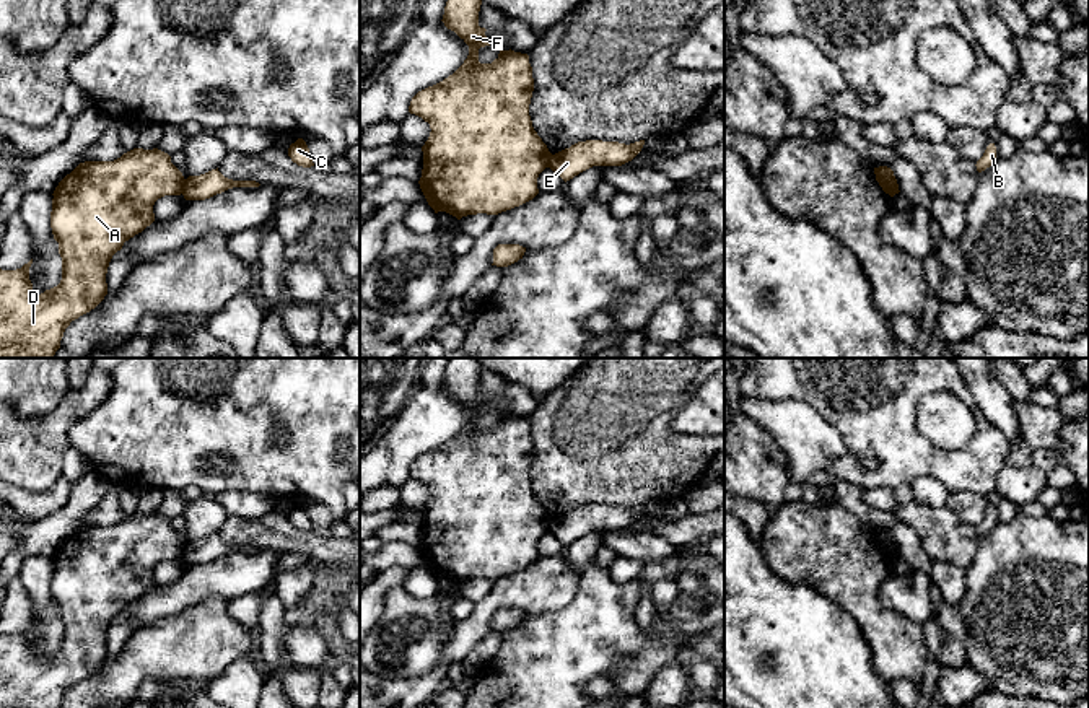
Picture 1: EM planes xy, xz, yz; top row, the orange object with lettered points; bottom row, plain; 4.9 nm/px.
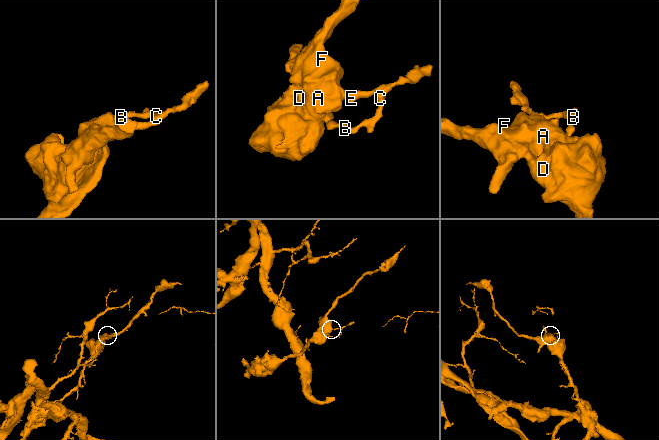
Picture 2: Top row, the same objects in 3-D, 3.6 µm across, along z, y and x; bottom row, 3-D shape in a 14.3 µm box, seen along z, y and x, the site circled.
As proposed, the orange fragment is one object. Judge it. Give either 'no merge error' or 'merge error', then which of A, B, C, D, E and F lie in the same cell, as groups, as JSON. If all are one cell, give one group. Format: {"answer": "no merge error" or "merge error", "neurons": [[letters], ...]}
{"answer": "merge error", "neurons": [["A", "D", "F"], ["B", "C", "E"]]}

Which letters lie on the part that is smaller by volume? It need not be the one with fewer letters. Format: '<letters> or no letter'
B, C, E

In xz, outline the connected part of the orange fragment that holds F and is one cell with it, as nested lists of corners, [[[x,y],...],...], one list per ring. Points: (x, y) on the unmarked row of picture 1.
[[[449,358],[441,386],[469,410],[469,420],[453,439],[418,456],[409,470],[409,477],[422,482],[431,493],[422,511],[420,553],[435,578],[446,576],[457,584],[477,578],[498,579],[532,565],[539,558],[537,542],[549,532],[552,522],[529,480],[534,456],[529,420],[510,413],[500,415],[492,428],[479,426],[479,413],[490,410],[485,400],[487,394],[479,391],[480,369],[482,365],[477,358]]]

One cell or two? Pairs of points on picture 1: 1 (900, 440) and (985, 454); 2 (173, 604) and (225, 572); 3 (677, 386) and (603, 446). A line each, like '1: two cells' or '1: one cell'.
1: one cell
2: one cell
3: one cell

